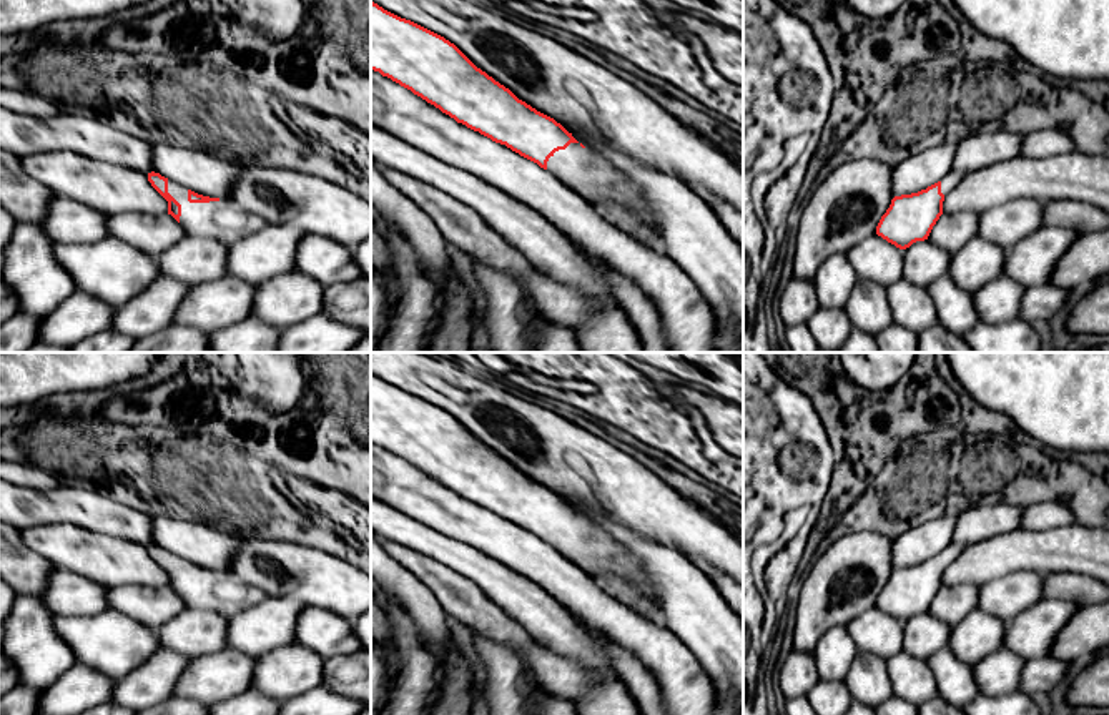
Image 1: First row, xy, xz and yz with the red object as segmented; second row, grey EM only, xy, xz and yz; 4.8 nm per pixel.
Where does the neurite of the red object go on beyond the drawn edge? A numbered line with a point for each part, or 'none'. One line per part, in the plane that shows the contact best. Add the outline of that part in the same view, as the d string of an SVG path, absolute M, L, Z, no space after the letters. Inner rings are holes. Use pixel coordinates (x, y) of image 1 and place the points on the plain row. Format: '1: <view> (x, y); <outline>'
1: xz (582, 542); M570 515L549 530L547 544L589 575L620 577L658 605L655 589L635 555L590 520Z

